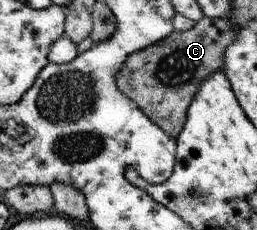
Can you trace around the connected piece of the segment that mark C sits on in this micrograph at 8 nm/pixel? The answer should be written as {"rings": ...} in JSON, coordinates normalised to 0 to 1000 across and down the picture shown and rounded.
{"rings":[[[794,70],[743,130],[673,135],[611,191],[502,239],[451,322],[455,374],[482,417],[529,443],[595,539],[689,609],[778,365],[809,330],[868,313],[872,226],[918,165],[918,139],[922,122],[895,91]]]}

